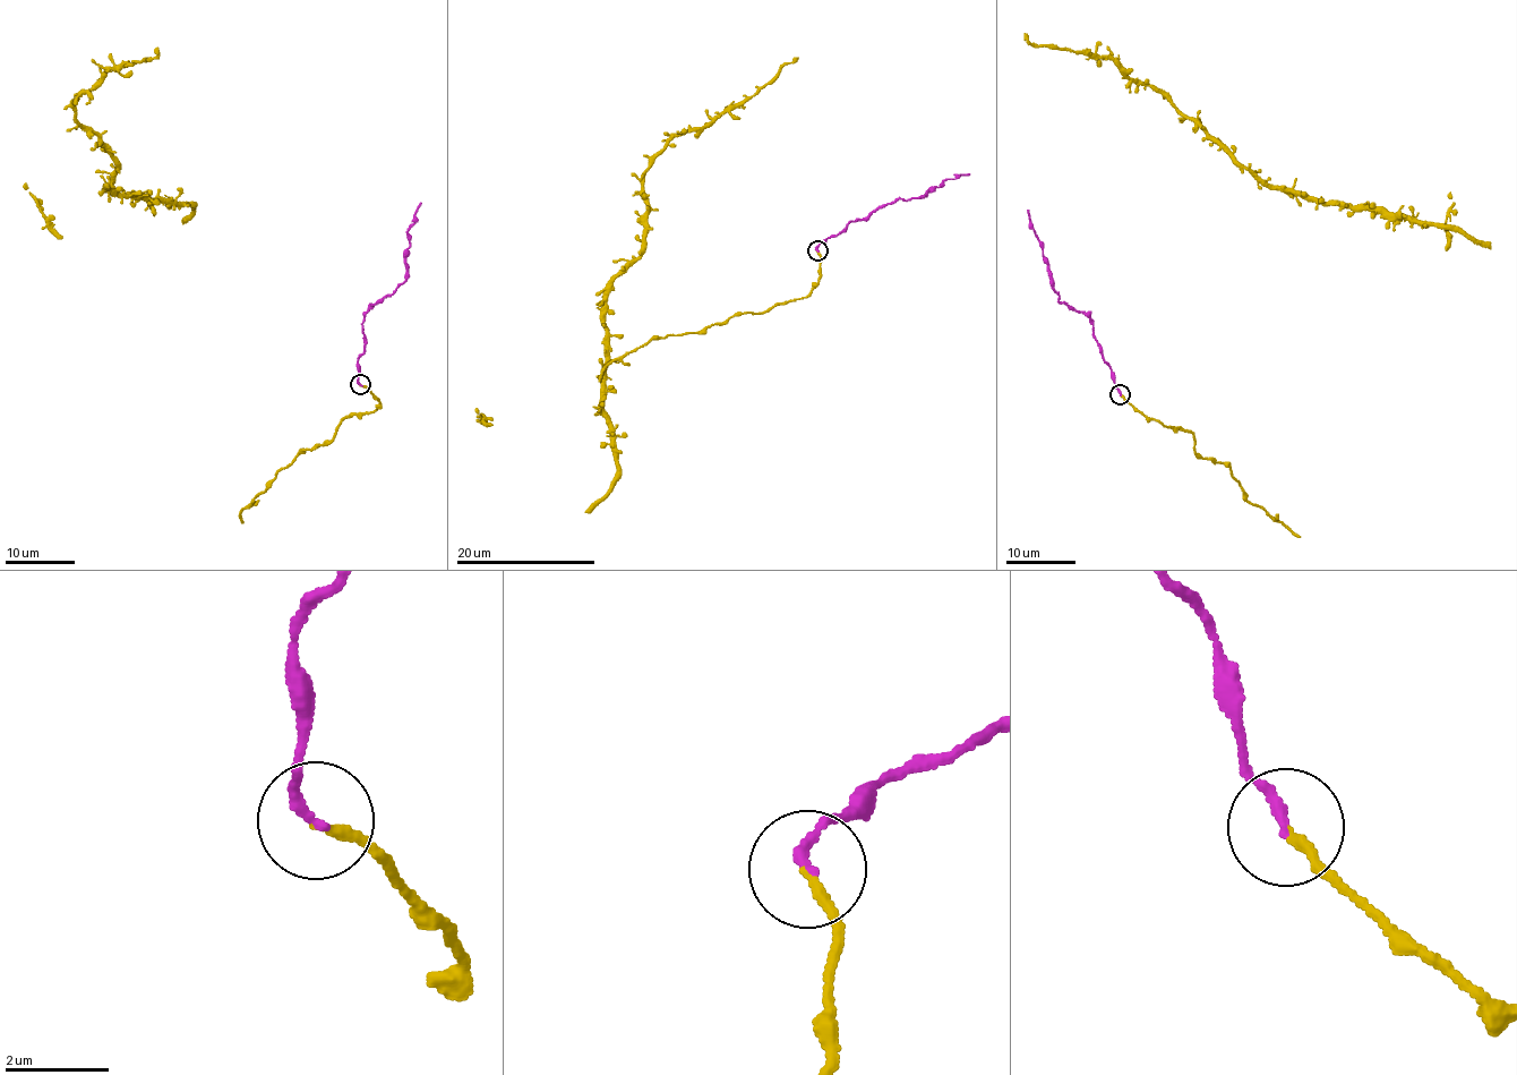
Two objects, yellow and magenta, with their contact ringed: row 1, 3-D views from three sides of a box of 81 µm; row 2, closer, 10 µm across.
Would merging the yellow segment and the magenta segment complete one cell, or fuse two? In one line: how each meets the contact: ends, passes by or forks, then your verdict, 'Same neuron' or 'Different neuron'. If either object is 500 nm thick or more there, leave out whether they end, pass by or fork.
At the ring yellow ends. At the ring magenta ends. Same neuron

